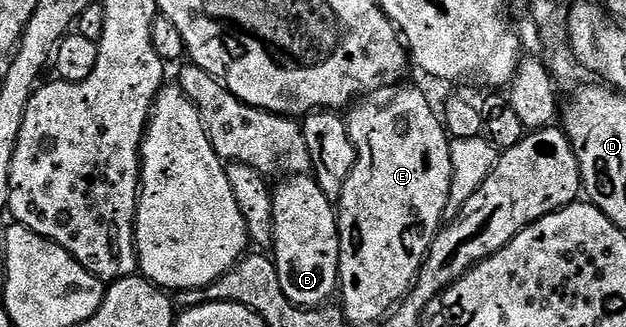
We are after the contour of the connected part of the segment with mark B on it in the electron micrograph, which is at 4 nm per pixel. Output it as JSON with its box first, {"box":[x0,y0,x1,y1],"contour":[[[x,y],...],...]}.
{"box":[272,175,340,309],"contour":[[[290,175],[273,190],[272,219],[274,243],[272,264],[277,288],[289,304],[302,309],[316,309],[339,292],[338,264],[340,235],[335,202],[320,191],[318,182],[310,175]]]}

